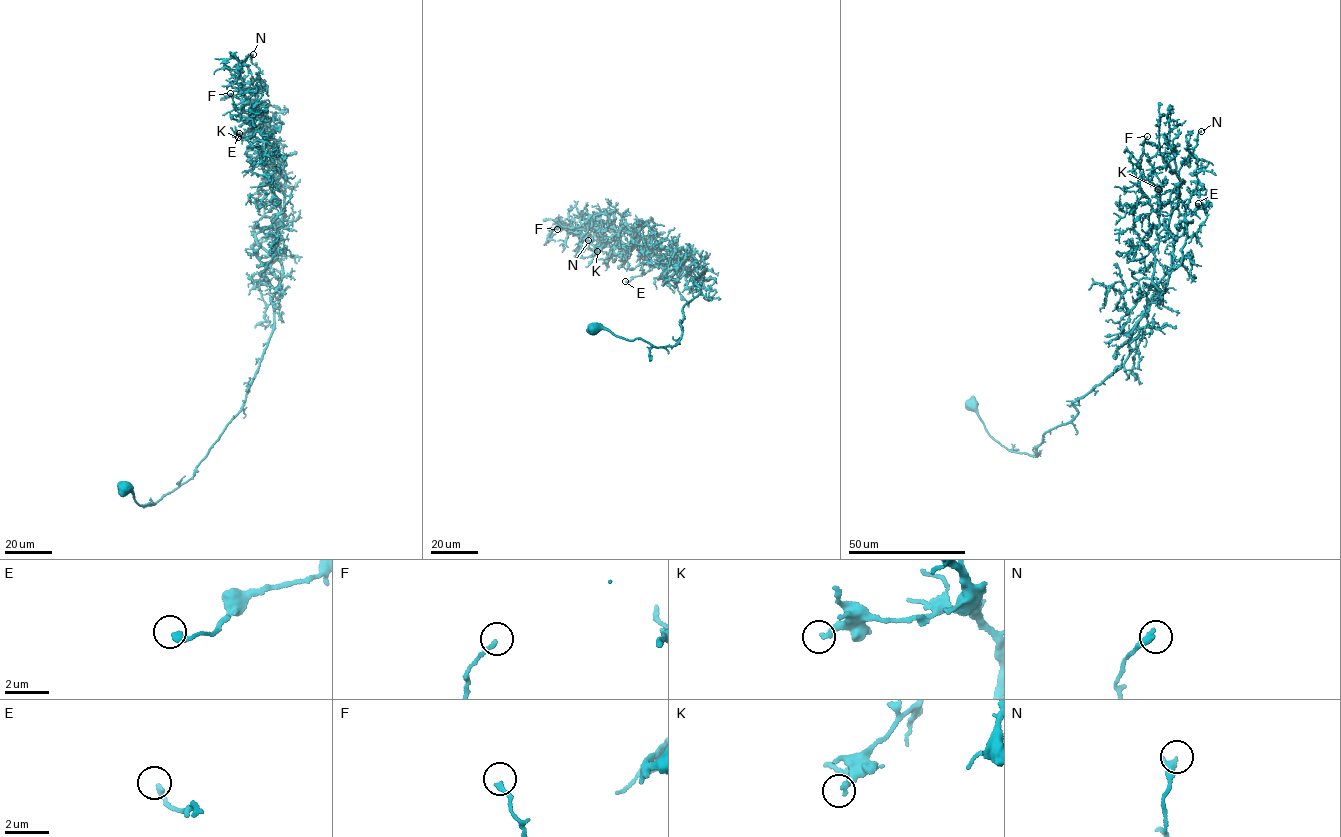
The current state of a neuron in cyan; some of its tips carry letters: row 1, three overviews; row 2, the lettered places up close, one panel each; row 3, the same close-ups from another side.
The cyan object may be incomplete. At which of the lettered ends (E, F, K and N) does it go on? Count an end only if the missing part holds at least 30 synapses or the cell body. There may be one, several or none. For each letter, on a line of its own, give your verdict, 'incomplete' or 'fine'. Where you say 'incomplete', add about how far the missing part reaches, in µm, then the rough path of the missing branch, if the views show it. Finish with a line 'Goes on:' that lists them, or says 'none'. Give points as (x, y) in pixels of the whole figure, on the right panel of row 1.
E: fine
F: fine
K: fine
N: fine
Goes on: none

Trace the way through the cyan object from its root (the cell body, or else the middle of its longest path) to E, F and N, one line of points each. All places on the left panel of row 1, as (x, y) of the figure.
E: (123, 488), (154, 504), (192, 477), (242, 408), (272, 330), (284, 181), (264, 133), (239, 133)
F: (123, 488), (154, 504), (192, 477), (242, 408), (272, 330), (283, 210), (260, 162), (263, 135), (230, 93)
N: (123, 488), (154, 504), (192, 477), (242, 408), (272, 330), (284, 195), (243, 87), (259, 72), (253, 54)

